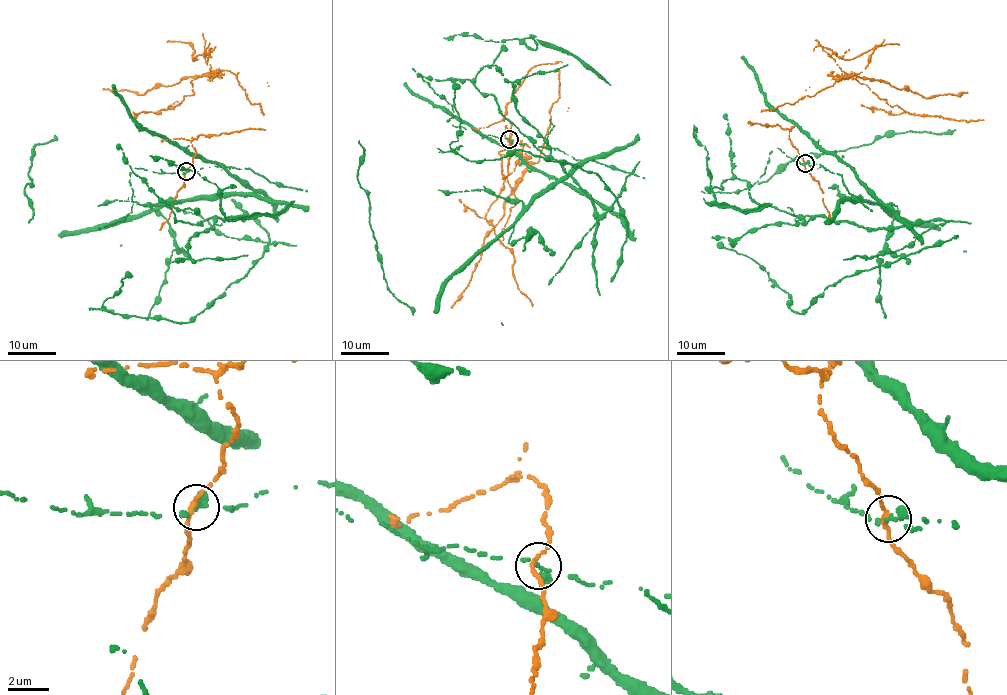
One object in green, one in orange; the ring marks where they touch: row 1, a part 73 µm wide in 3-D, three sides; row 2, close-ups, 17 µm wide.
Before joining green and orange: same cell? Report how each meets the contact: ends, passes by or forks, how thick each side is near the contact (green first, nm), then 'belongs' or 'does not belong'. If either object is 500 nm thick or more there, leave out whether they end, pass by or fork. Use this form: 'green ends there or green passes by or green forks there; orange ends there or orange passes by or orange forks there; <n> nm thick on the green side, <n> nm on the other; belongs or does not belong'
green ends there; orange passes by; 280 nm thick on the green side, 240 nm on the other; does not belong

